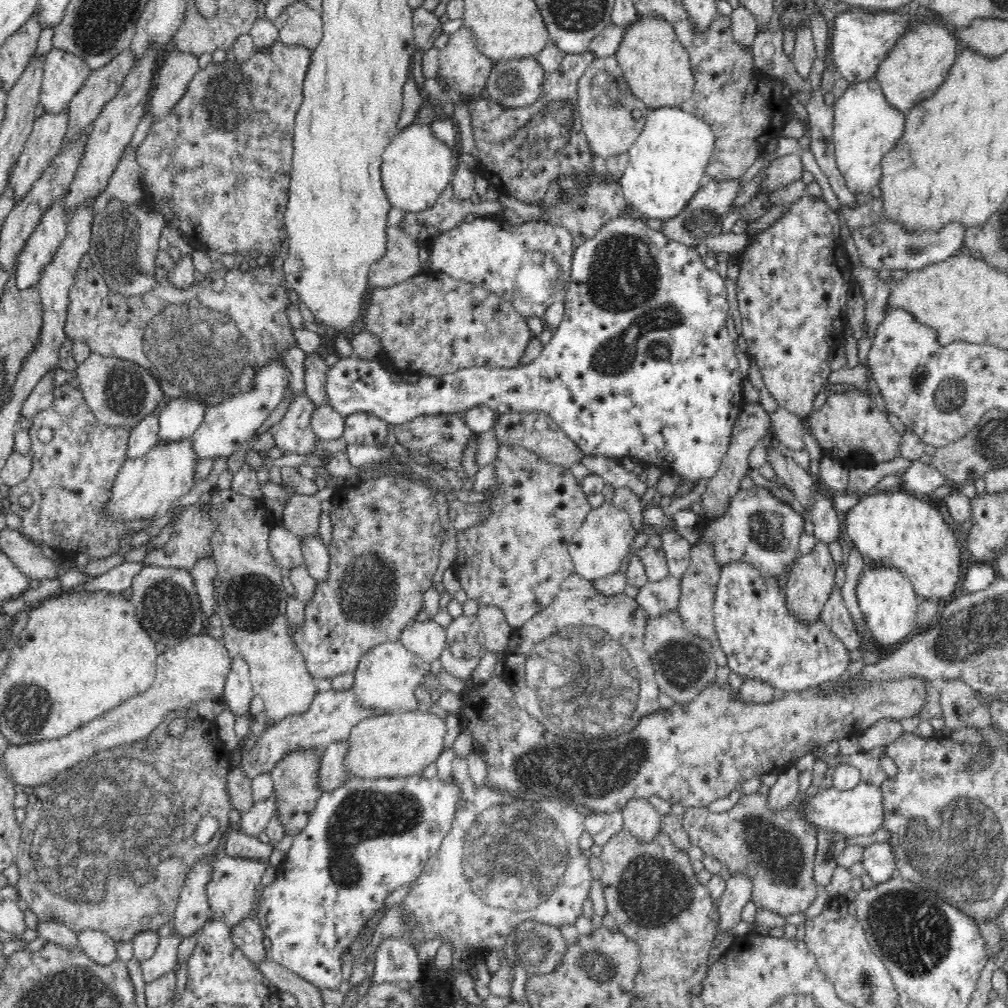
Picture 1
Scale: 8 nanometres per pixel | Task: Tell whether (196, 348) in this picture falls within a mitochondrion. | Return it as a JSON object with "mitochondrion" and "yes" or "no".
{"mitochondrion":"yes"}

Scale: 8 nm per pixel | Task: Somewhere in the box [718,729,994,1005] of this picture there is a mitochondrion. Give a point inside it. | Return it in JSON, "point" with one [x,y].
{"point":[912,929]}

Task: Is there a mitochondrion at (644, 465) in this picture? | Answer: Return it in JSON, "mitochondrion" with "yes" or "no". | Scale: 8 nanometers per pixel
{"mitochondrion":"no"}

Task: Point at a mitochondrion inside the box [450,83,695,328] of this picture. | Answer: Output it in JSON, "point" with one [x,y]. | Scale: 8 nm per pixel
{"point":[545,137]}

